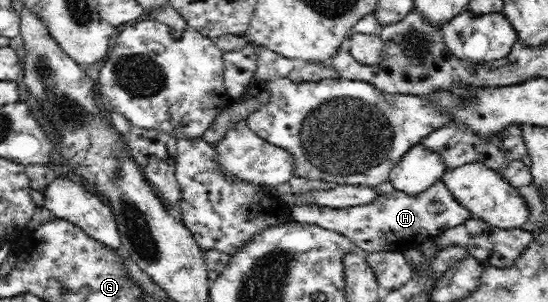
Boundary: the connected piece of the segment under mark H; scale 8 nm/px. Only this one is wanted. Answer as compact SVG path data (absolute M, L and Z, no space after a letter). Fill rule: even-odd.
M442 180L430 185L418 195L393 190L389 194L376 196L372 203L362 206L333 209L316 204L290 204L290 207L294 222L336 231L367 254L377 251L408 251L427 240L435 239L446 229L452 229L471 219L470 211L458 204Z

